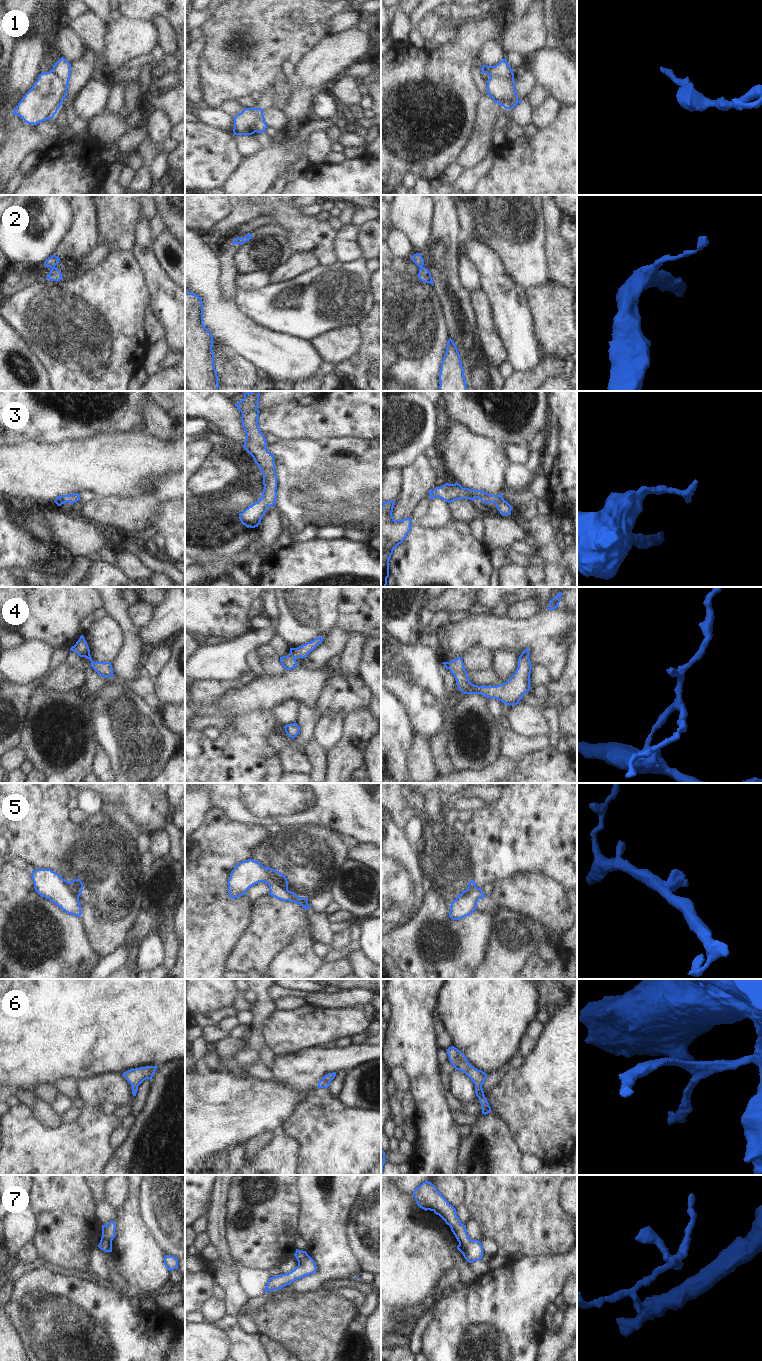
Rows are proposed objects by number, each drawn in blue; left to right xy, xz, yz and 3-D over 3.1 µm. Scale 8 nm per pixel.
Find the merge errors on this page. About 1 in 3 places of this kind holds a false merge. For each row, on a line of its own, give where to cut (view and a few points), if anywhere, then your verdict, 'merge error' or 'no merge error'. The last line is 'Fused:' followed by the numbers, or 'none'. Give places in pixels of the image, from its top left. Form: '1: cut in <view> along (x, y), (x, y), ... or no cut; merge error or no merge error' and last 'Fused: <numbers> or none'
1: cut in xz along (260, 108), (254, 125), (254, 131); merge error
2: cut in xy along (54, 266), (51, 268); merge error
3: no cut; no merge error
4: no cut; no merge error
5: cut in yz along (465, 890), (478, 889), (478, 899); merge error
6: no cut; no merge error
7: no cut; no merge error
Fused: 1, 2, 5

